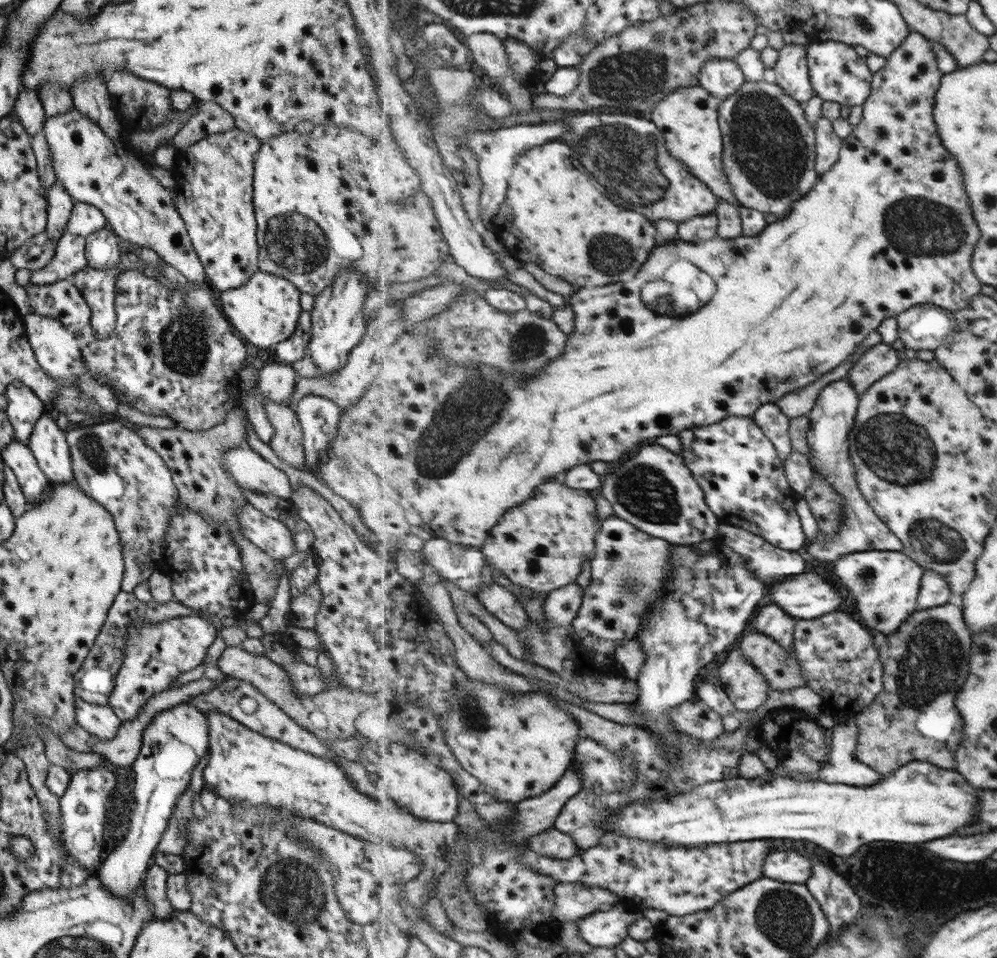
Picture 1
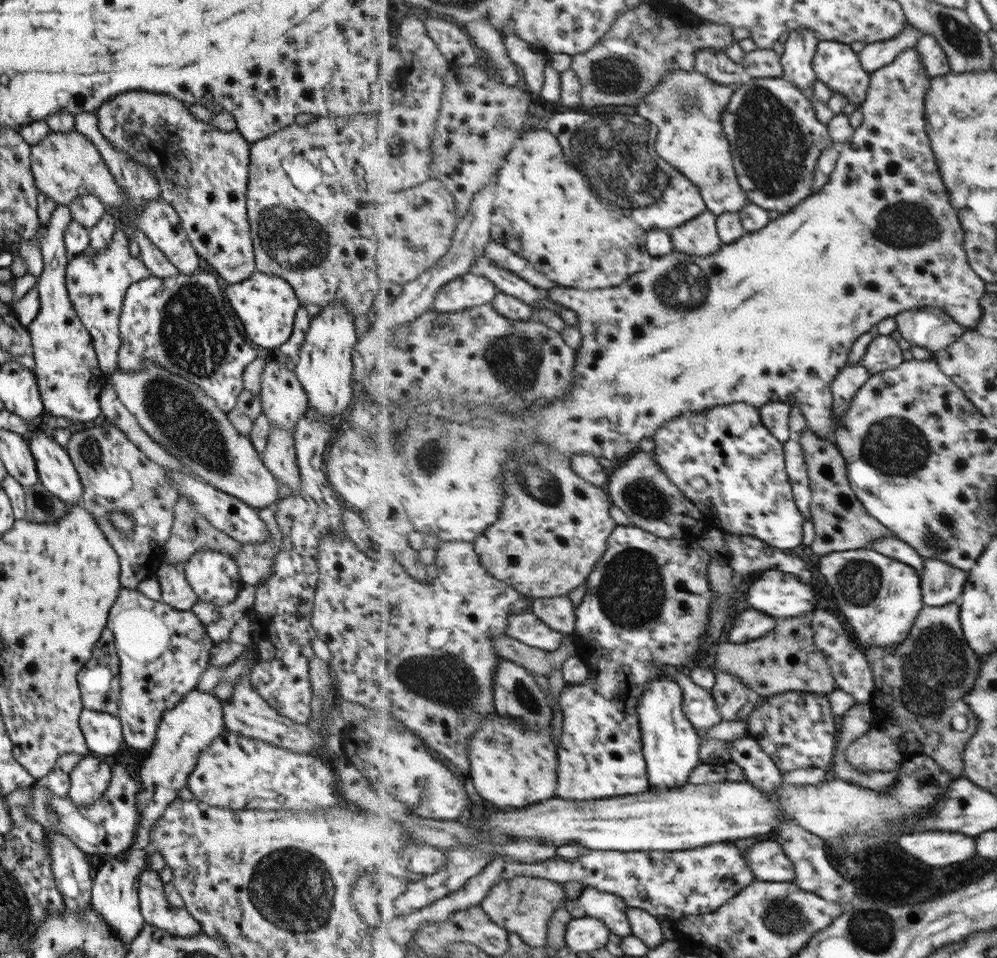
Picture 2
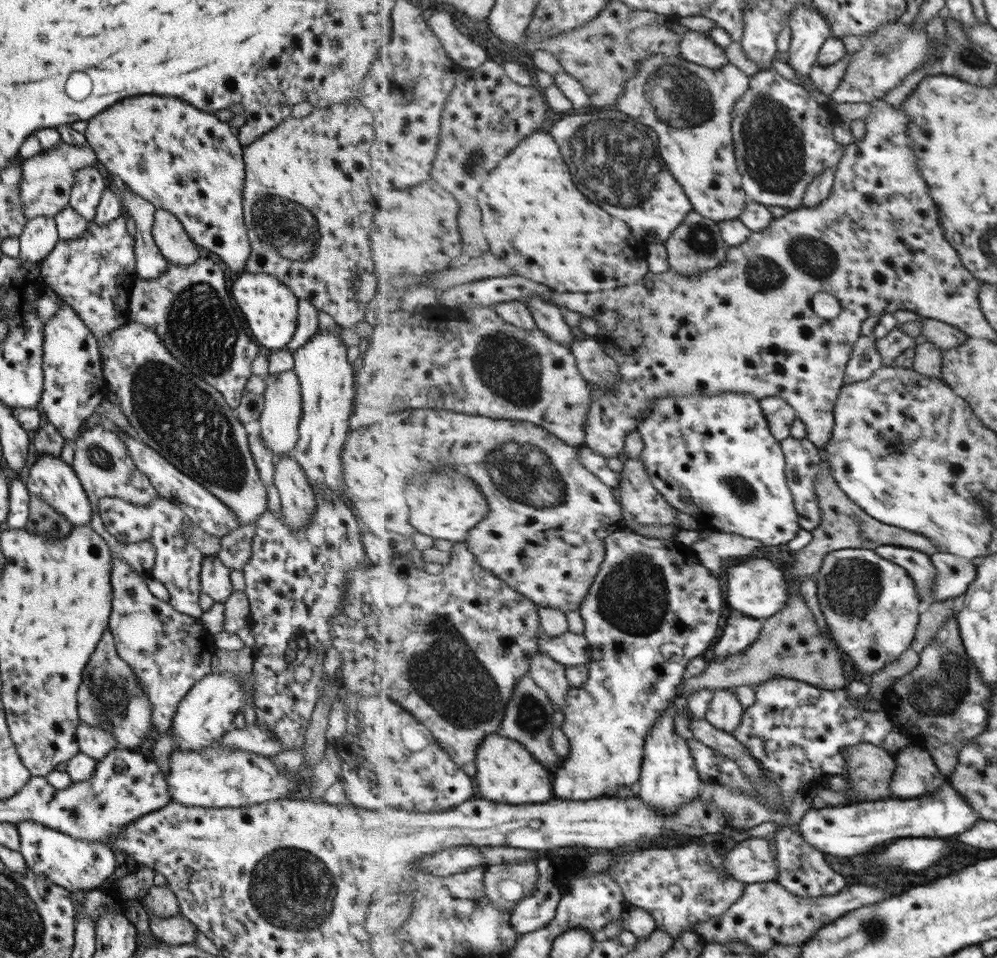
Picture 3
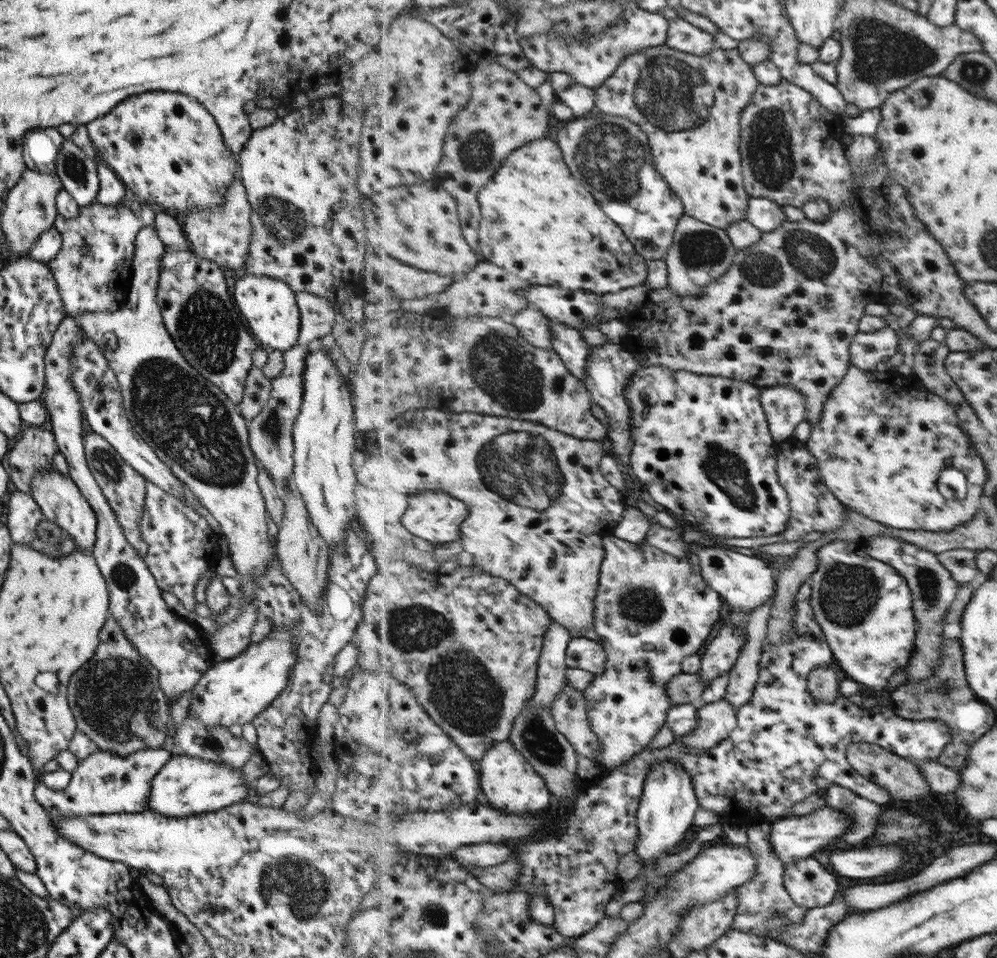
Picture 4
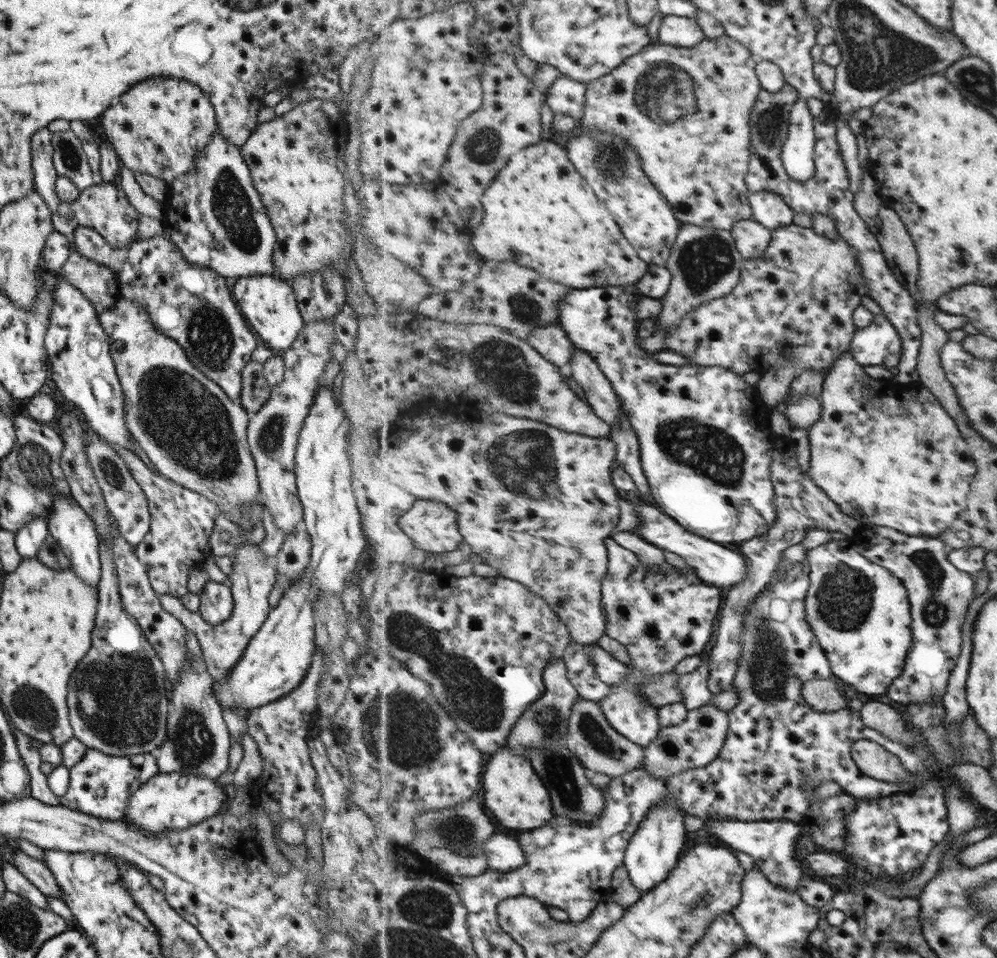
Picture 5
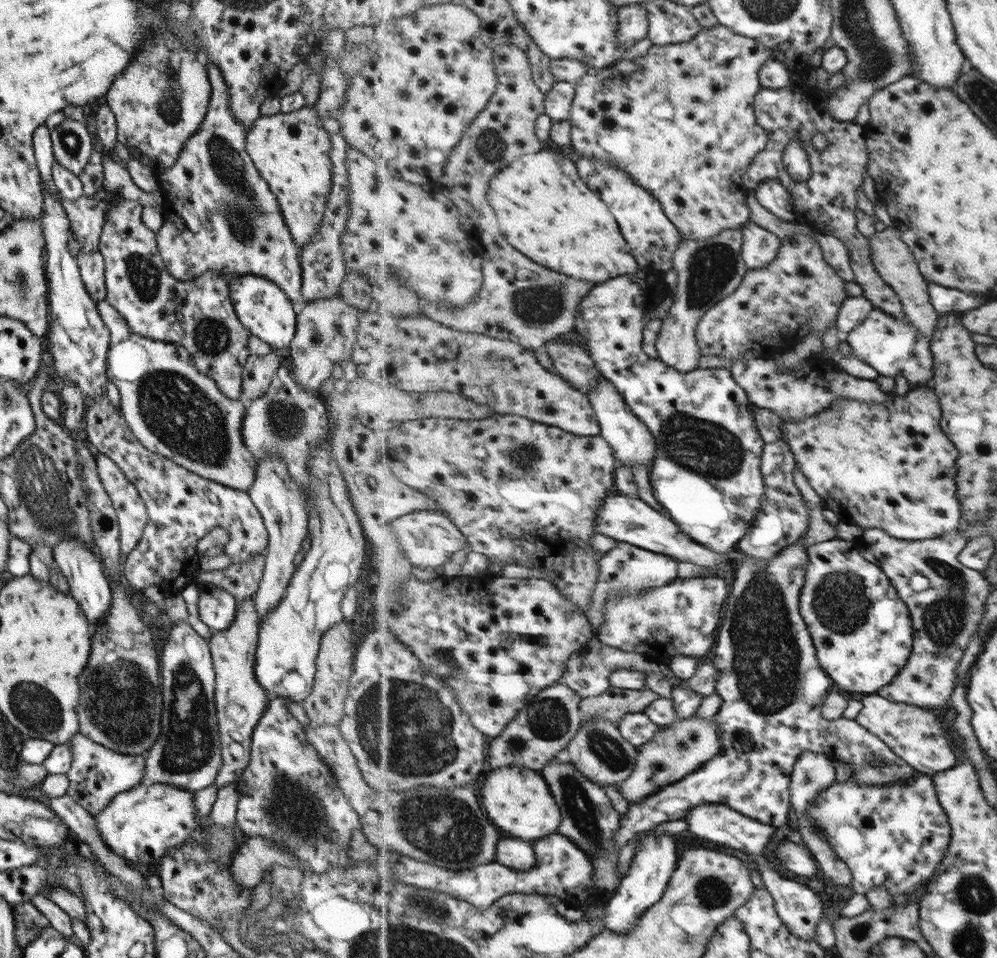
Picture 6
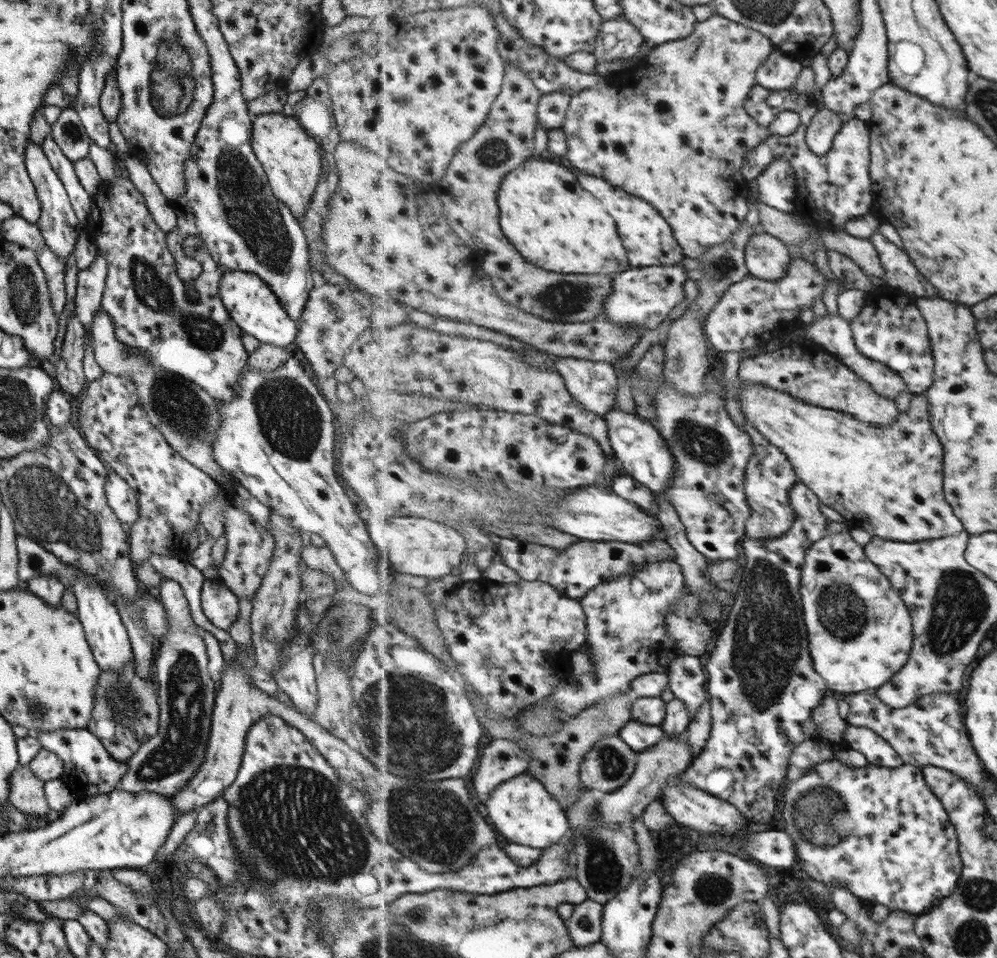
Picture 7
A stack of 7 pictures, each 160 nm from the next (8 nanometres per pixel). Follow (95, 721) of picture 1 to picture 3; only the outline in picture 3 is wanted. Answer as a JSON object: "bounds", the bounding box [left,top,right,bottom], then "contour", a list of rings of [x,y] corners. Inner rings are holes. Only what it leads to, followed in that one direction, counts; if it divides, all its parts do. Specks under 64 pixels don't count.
{"bounds":[75,722,117,761],"contour":[[[80,722],[75,736],[79,752],[96,761],[103,758],[111,749],[117,748],[115,739],[112,739],[113,735],[103,727],[94,727]]]}

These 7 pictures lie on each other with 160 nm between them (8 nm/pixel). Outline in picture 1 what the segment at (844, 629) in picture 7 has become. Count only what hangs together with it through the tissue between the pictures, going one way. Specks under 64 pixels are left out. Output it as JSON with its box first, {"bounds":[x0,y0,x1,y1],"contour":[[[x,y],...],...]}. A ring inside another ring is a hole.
{"bounds":[833,551,925,634],"contour":[[[865,551],[842,556],[833,564],[835,574],[841,578],[850,596],[856,600],[856,608],[863,624],[873,633],[891,634],[918,608],[918,596],[922,588],[925,568],[903,551]]]}

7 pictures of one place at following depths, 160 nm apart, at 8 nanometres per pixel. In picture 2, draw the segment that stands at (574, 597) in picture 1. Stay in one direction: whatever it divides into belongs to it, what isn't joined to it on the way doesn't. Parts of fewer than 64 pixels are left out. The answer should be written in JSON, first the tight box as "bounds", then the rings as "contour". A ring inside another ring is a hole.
{"bounds":[532,595,576,636],"contour":[[[569,595],[534,599],[532,609],[551,631],[575,636],[576,606]]]}

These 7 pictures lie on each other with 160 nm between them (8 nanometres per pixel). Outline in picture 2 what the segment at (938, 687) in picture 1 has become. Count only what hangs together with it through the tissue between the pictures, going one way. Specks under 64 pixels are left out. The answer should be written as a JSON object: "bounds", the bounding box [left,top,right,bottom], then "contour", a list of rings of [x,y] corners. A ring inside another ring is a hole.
{"bounds":[846,602,981,779],"contour":[[[959,602],[951,603],[945,606],[925,605],[922,608],[922,611],[919,613],[918,619],[915,621],[915,626],[911,630],[910,635],[902,643],[899,643],[896,647],[871,647],[866,651],[866,655],[872,664],[874,675],[876,676],[877,680],[874,696],[870,701],[875,722],[873,722],[873,725],[871,725],[869,732],[863,734],[861,738],[857,738],[857,740],[855,740],[855,742],[853,742],[853,744],[847,748],[846,755],[848,756],[849,762],[856,766],[856,770],[864,773],[890,773],[898,770],[905,761],[915,757],[916,755],[929,755],[935,759],[935,762],[939,764],[939,766],[942,766],[947,772],[950,772],[951,776],[954,776],[955,779],[959,779],[961,776],[963,776],[965,761],[963,760],[962,756],[966,744],[977,732],[979,724],[977,715],[972,711],[970,705],[964,701],[964,696],[973,690],[973,685],[976,683],[977,678],[980,677],[981,656],[975,652],[975,649],[970,645],[970,642],[965,636],[962,628],[961,610],[962,608],[960,607]],[[943,730],[945,730],[945,734],[947,734],[947,730],[949,730],[949,734],[951,734],[951,732],[957,732],[957,730],[961,730],[961,740],[959,740],[957,744],[955,744],[955,742],[943,742],[943,736],[945,736],[945,734],[943,734]]]}

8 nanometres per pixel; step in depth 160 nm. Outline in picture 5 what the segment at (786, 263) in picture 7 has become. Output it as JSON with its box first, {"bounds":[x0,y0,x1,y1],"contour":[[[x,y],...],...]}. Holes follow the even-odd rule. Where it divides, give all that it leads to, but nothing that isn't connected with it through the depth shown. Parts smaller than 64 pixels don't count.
{"bounds":[732,218,773,258],"contour":[[[753,218],[735,223],[732,232],[743,258],[762,257],[770,247],[773,231]]]}

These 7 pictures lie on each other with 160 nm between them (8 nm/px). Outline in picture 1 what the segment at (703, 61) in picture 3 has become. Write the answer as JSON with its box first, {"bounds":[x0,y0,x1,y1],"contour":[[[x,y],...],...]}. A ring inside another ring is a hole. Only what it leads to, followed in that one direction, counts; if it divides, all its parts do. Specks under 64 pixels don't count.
{"bounds":[700,58,746,101],"contour":[[[716,58],[702,68],[700,85],[723,101],[737,93],[746,82],[743,69],[736,60]]]}

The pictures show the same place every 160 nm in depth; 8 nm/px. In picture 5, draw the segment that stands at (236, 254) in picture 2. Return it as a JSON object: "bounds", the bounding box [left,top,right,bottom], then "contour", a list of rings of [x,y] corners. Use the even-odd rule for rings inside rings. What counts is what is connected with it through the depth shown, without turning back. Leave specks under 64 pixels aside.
{"bounds":[100,76,217,184],"contour":[[[168,76],[142,80],[112,100],[100,115],[100,126],[121,167],[146,172],[166,184],[194,168],[194,158],[217,130],[213,107],[200,88]]]}

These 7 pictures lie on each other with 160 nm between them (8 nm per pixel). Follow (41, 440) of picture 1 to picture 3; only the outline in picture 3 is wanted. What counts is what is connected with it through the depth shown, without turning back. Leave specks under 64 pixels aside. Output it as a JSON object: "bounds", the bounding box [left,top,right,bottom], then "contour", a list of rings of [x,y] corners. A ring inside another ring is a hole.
{"bounds":[24,454,91,527],"contour":[[[50,454],[39,455],[35,458],[27,474],[29,478],[27,478],[24,486],[29,495],[33,494],[42,498],[59,514],[62,514],[73,527],[89,524],[91,509],[88,498],[71,466],[66,465],[58,456]]]}

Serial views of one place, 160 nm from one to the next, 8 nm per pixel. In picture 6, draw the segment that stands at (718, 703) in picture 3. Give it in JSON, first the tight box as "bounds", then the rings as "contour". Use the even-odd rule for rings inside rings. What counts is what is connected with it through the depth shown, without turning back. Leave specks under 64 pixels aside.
{"bounds":[619,715,722,803],"contour":[[[695,715],[679,718],[668,727],[660,727],[650,743],[638,747],[638,759],[634,774],[619,785],[621,795],[628,803],[643,801],[661,787],[676,783],[689,773],[699,770],[707,761],[722,751],[722,742],[715,718],[706,719]]]}

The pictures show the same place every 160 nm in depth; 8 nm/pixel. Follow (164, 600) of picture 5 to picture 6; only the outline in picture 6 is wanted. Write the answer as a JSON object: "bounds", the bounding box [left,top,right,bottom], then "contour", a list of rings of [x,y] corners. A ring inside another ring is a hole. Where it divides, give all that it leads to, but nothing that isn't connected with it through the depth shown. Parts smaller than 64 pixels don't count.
{"bounds":[207,595,271,790],"contour":[[[253,595],[240,600],[240,603],[237,602],[234,620],[229,624],[229,628],[221,631],[212,631],[211,636],[207,640],[214,670],[214,707],[220,736],[220,757],[222,760],[221,766],[215,775],[215,780],[212,782],[217,785],[218,790],[228,785],[231,781],[236,781],[240,777],[242,770],[248,765],[250,736],[253,732],[253,727],[262,715],[267,701],[271,699],[269,694],[259,686],[253,672],[257,644],[257,621],[259,621],[259,615],[254,606]]]}

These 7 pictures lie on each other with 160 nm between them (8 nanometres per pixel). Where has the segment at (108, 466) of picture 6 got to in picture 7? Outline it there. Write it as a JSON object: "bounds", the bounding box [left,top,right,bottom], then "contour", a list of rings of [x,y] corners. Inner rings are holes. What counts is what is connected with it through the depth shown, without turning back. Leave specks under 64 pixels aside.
{"bounds":[104,469,139,526],"contour":[[[111,469],[106,472],[106,475],[104,490],[107,506],[121,524],[132,526],[139,518],[135,495]]]}

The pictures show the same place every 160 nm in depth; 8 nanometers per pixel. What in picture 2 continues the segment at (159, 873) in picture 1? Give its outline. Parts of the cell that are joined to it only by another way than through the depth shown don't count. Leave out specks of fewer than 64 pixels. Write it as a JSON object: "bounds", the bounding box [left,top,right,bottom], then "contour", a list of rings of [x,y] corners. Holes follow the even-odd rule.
{"bounds":[137,868,202,937],"contour":[[[147,868],[139,873],[137,900],[145,923],[155,925],[171,936],[188,937],[202,932],[199,923],[183,908],[167,904],[159,872]]]}

